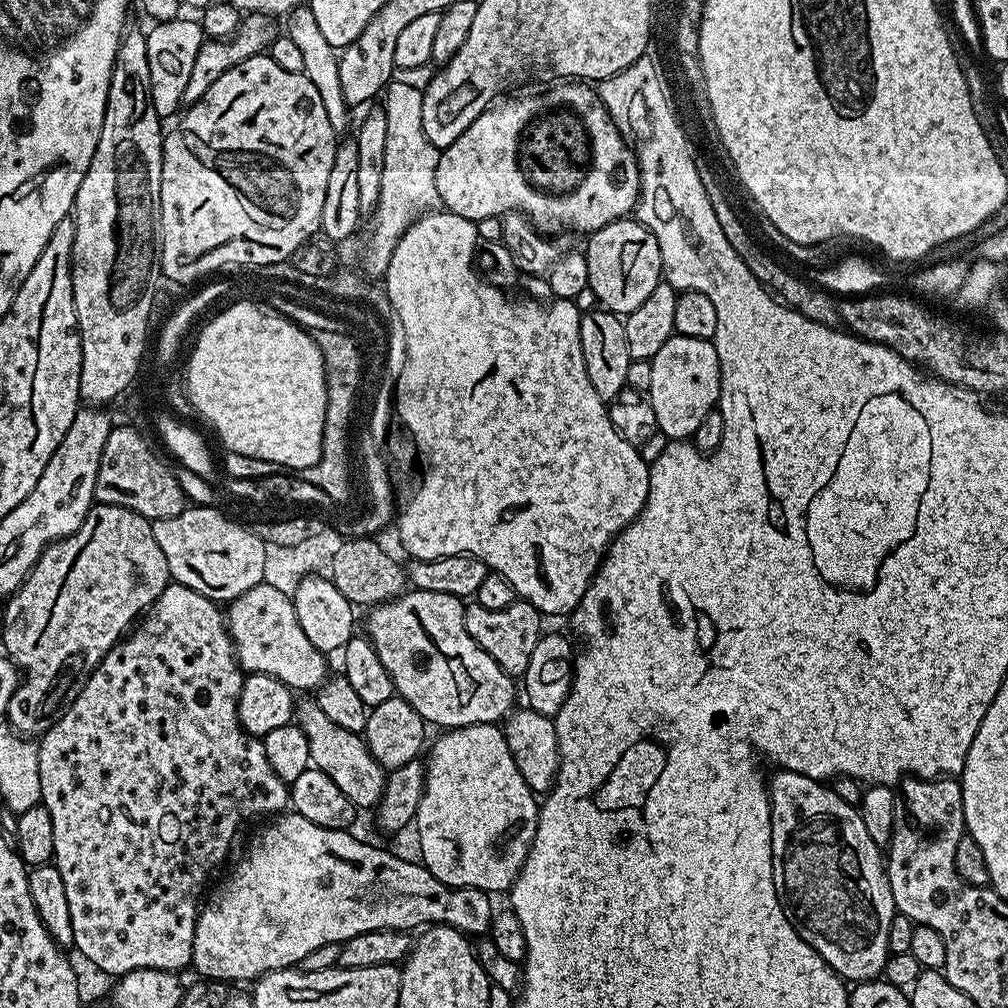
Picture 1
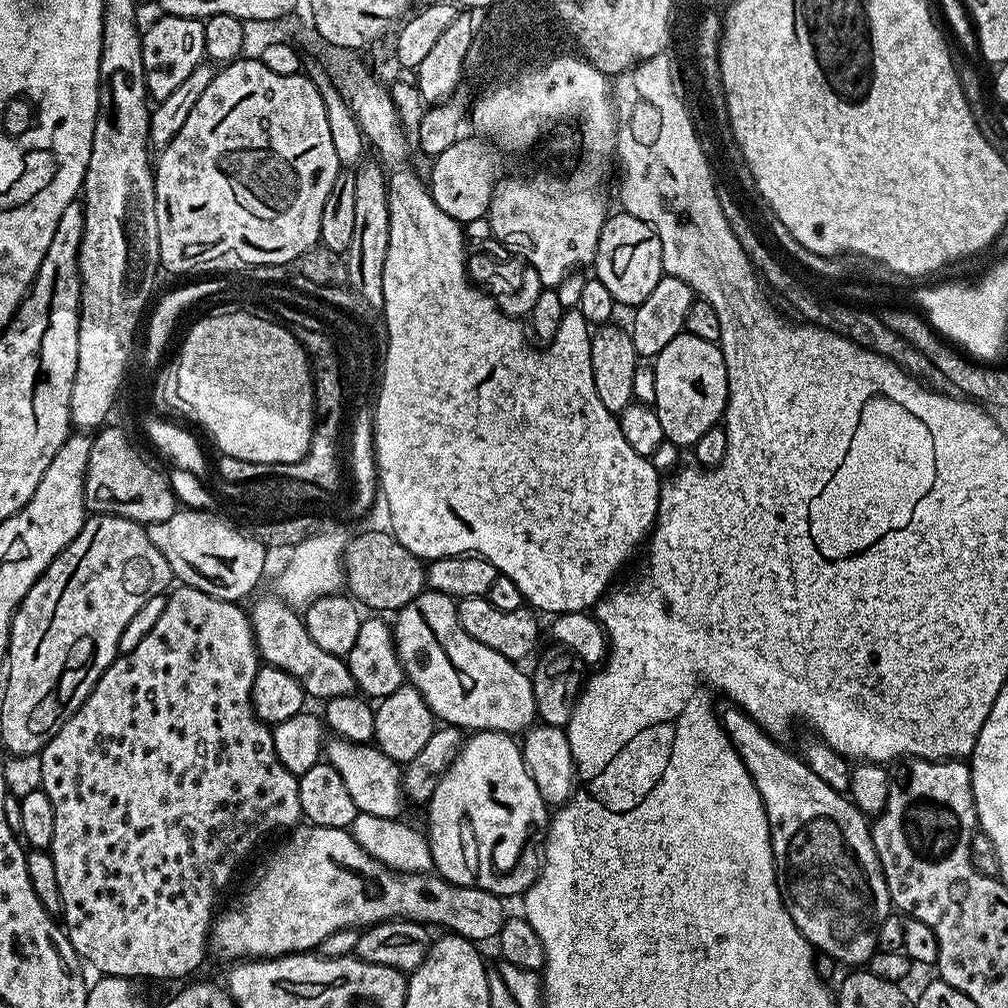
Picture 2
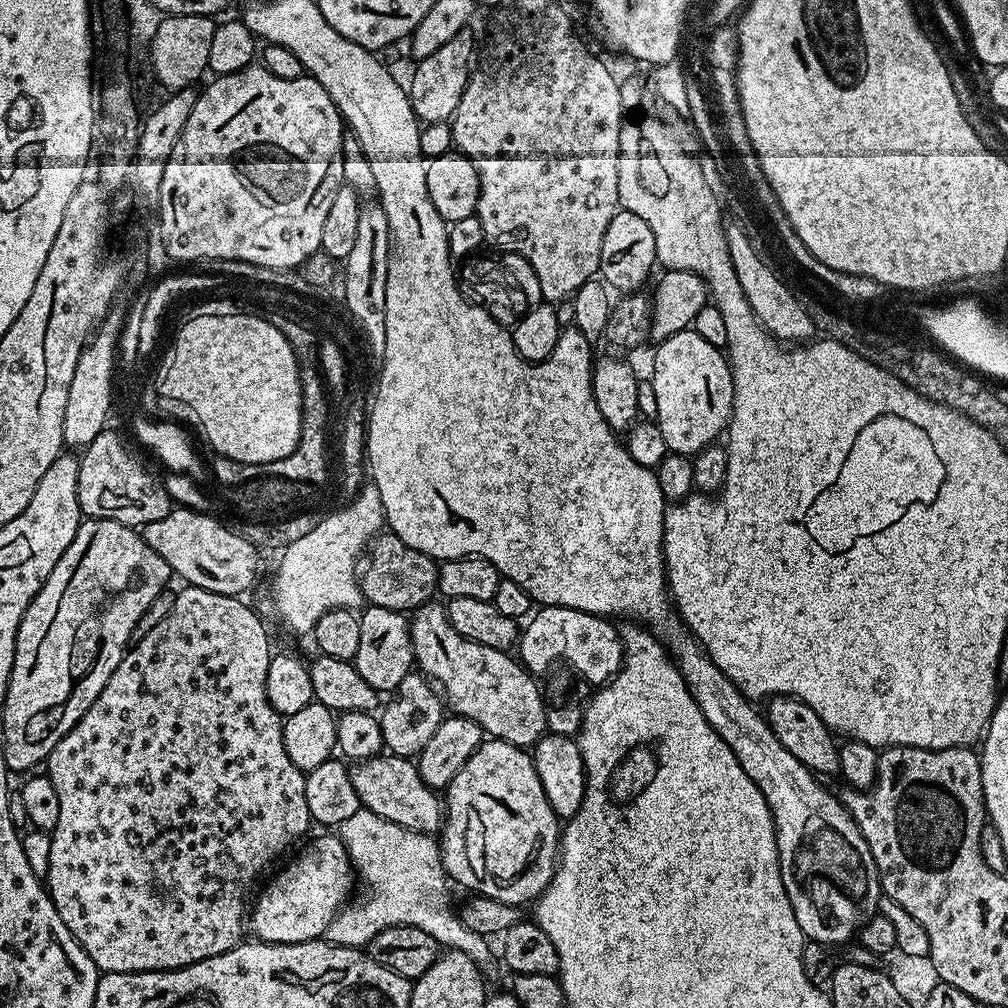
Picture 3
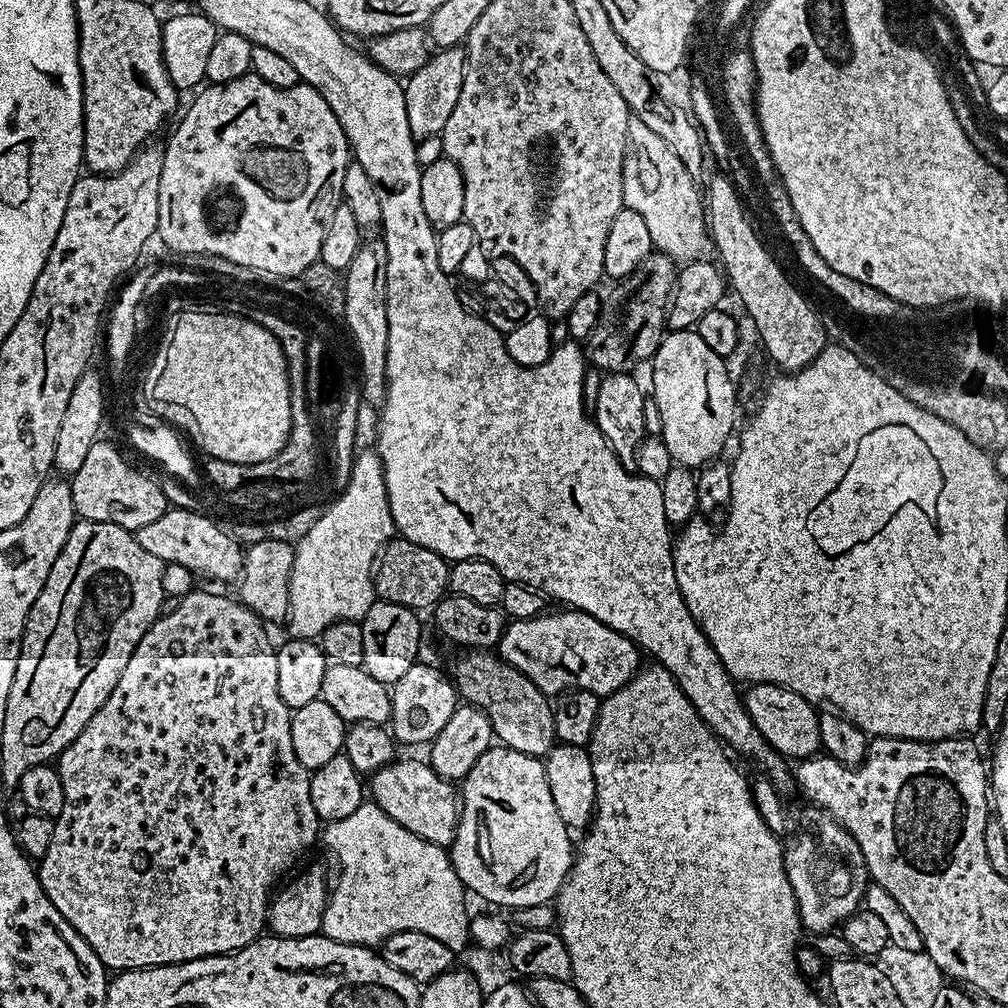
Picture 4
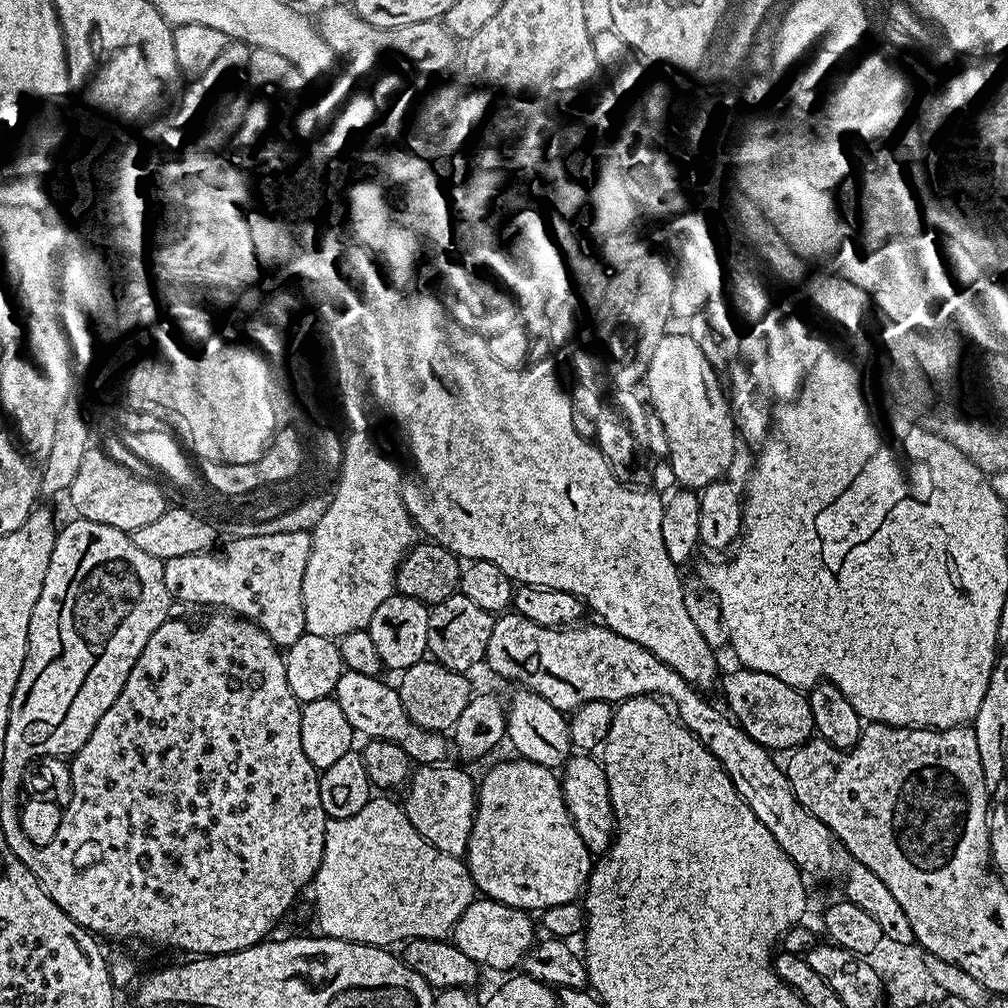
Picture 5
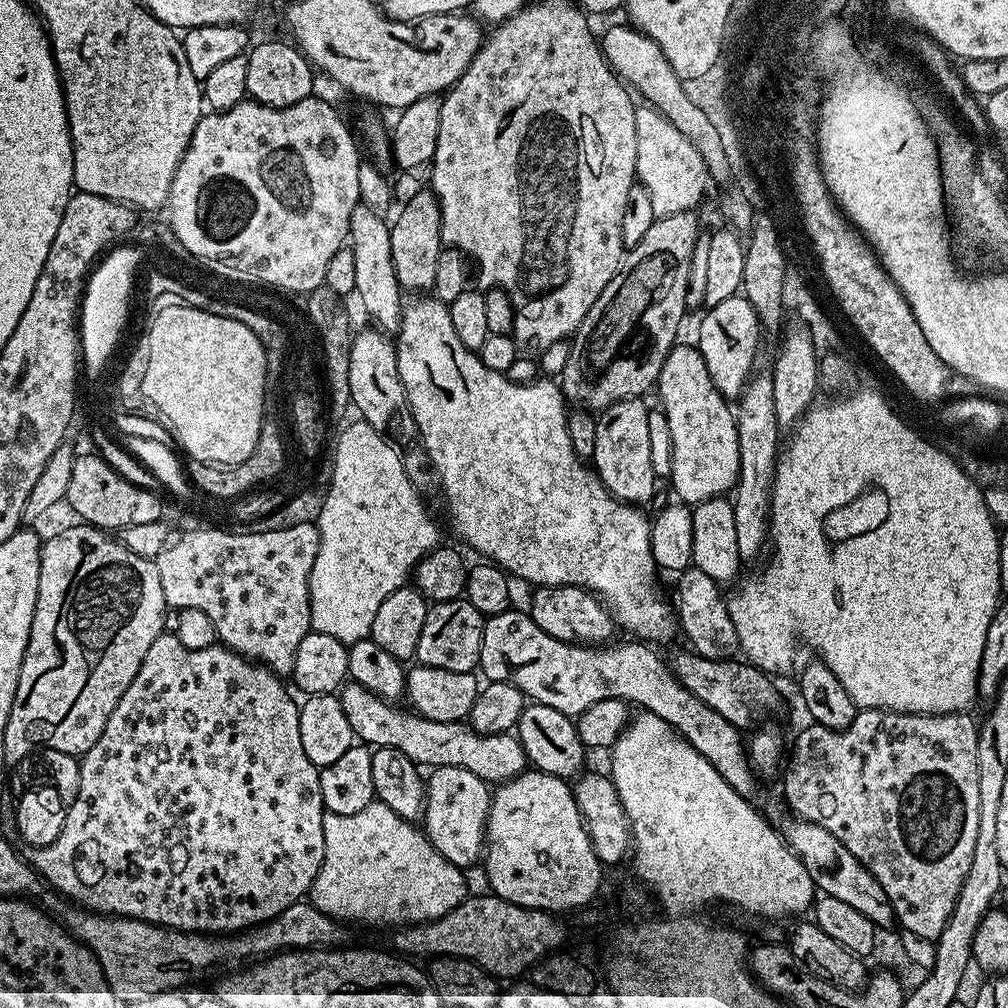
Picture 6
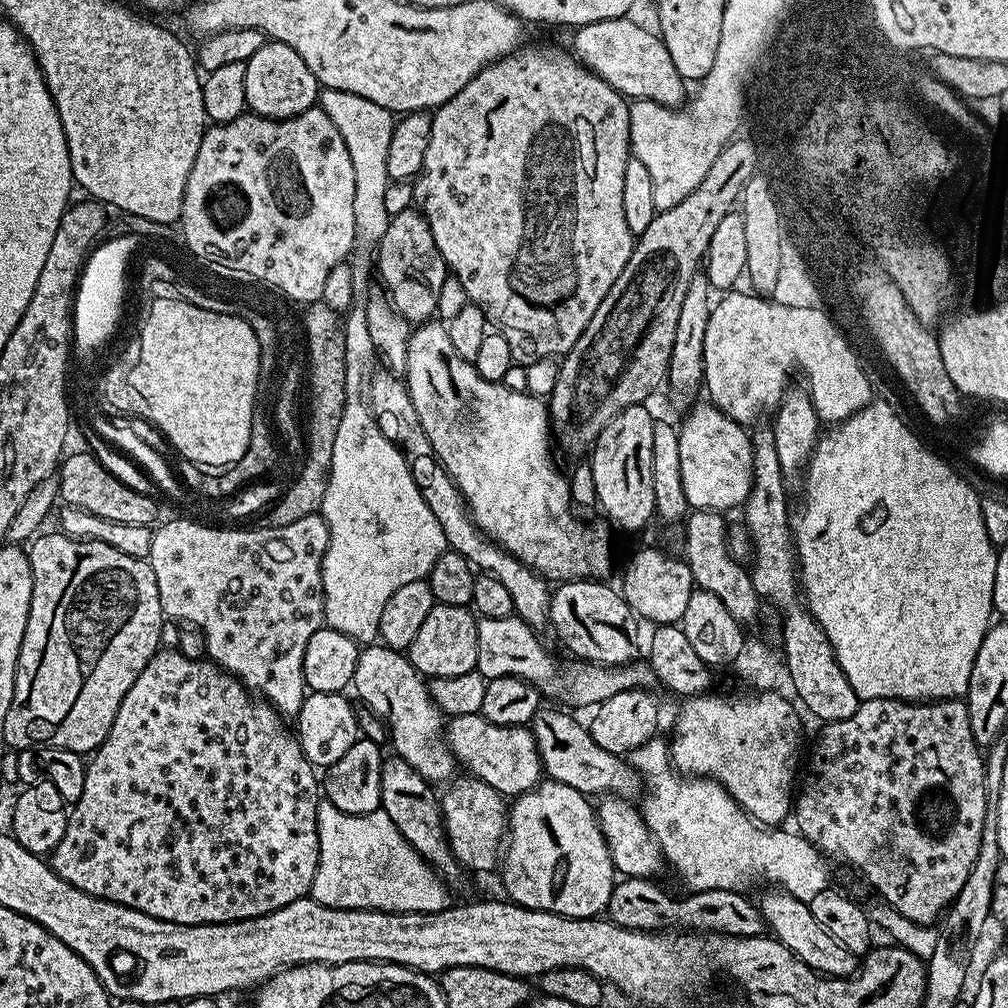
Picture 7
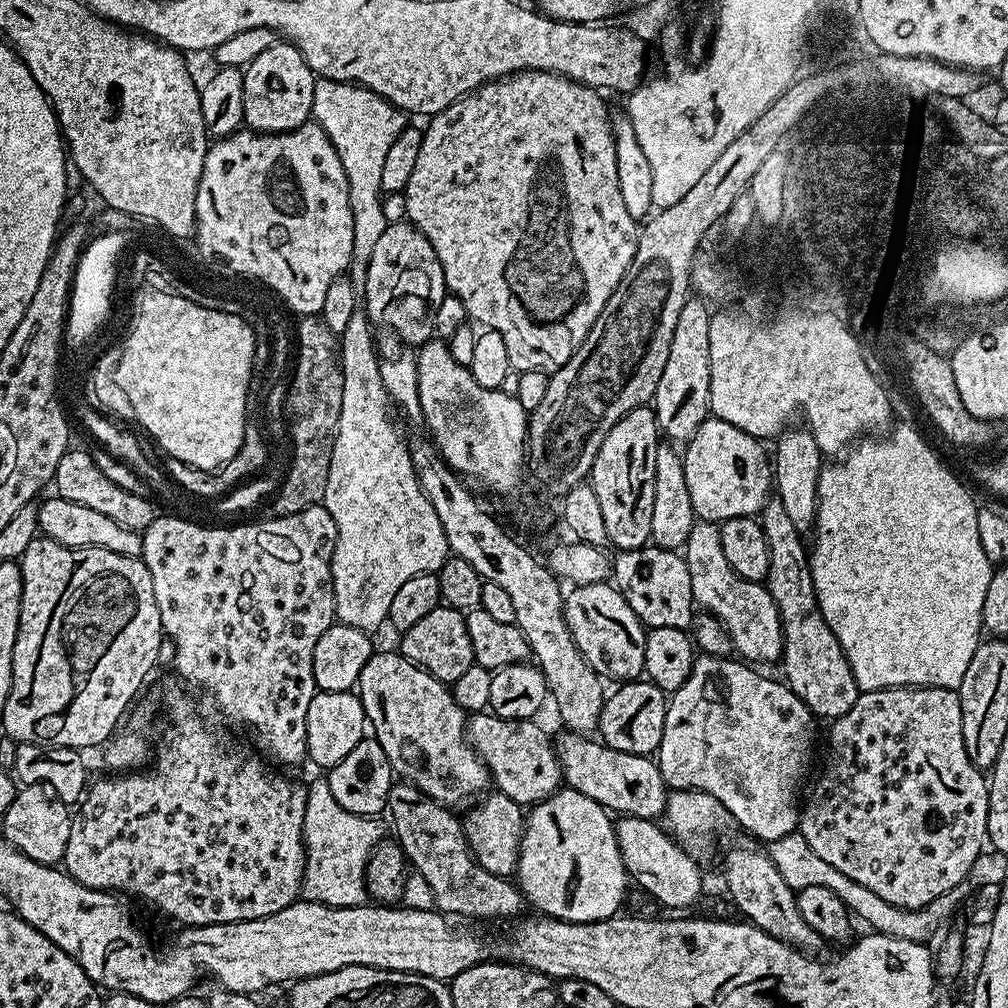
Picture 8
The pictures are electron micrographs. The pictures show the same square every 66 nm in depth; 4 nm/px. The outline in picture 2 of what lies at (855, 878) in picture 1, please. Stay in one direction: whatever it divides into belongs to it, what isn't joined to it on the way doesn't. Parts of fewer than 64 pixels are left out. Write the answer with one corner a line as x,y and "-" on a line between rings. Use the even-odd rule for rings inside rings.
737,707
731,711
719,715
720,725
728,733
731,747
739,752
742,762
748,767
750,778
756,783
760,799
764,801
764,814
772,829
772,857
776,867
778,890
780,891
782,902
788,906
788,913
794,922
794,926
798,926
798,930
808,939
809,944
814,946
817,953
824,951
826,955
832,955
836,960
845,960
846,963
852,964
848,966
859,965
856,964
859,960
866,959
868,955
877,955
876,939
878,938
878,930
882,926
885,915
893,911
892,899
887,888
884,887
882,866
876,862
874,842
870,838
869,821
865,819
860,809
853,805
851,799
846,798
845,793
834,791
825,782
822,782
821,778
813,776
810,766
803,759
798,758
797,753
795,756
794,753
787,752
782,745
772,744
773,737
766,734
764,729
756,725
754,721
748,719
746,712

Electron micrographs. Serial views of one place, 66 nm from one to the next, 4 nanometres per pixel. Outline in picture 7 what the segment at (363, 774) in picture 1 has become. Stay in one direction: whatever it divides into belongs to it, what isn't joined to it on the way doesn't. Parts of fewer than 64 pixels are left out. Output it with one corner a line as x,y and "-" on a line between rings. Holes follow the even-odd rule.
464,774
453,779
440,796
440,809
444,815
444,833
450,850
461,869
472,872
497,871
502,860
502,849
506,844
509,805
506,797
494,786

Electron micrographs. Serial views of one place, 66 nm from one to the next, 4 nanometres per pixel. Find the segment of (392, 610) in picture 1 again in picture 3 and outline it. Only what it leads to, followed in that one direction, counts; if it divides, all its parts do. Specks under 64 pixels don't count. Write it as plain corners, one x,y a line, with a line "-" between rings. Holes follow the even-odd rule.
436,603
422,604
415,609
410,620
415,667
427,676
429,681
438,685
439,691
446,697
447,707
455,715
465,716
478,722
478,726
484,729
489,737
505,740
522,749
535,745
536,741
548,732
544,694
541,685
539,683
536,685
537,677
529,672
519,659
512,657
511,660
508,652
494,650
490,646
482,646
478,642
458,634
458,630
454,630
454,626
450,622
447,607
443,603

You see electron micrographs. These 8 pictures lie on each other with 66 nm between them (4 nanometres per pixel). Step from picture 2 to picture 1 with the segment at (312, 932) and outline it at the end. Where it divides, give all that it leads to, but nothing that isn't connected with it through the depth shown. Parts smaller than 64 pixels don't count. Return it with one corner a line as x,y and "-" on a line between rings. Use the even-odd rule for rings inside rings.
291,810
285,811
283,814
277,815
275,818
269,819
268,824
252,841
248,844
248,849
240,856
240,861
232,868
232,873
225,878
220,884
220,889
213,894
212,897
207,897
206,903
199,909
198,915
196,917
196,929
194,930
194,950
192,951
192,962
191,967
196,968
197,977
203,978
204,980
218,980
221,982
240,982
236,980
249,980
249,982
255,982
260,979
260,977
265,976
267,972
277,972
283,968
294,968
297,967
301,962
302,958
306,958
306,954
314,954
314,950
318,950
322,946
327,944
343,944
344,941
354,938
358,934
366,934
367,932
373,932
374,930
390,930
391,932
408,932
416,928
415,930
423,929
425,926
431,926
434,924
449,924
452,928
456,928
458,931
467,934
472,938
480,938
485,935
492,927
492,914
494,911
494,905
492,905
493,897
489,893
478,890
477,888
450,888
448,885
438,882
438,878
434,878
434,874
430,874
430,870
425,868
423,863
415,862
416,864
411,864
408,860
403,860
400,856
395,856
392,852
387,852
384,848
375,848
372,844
363,844
356,836
351,836
353,833
351,831
345,830
343,828
327,828
326,826
318,826
314,822
310,822
310,818
302,818
302,814
293,812

